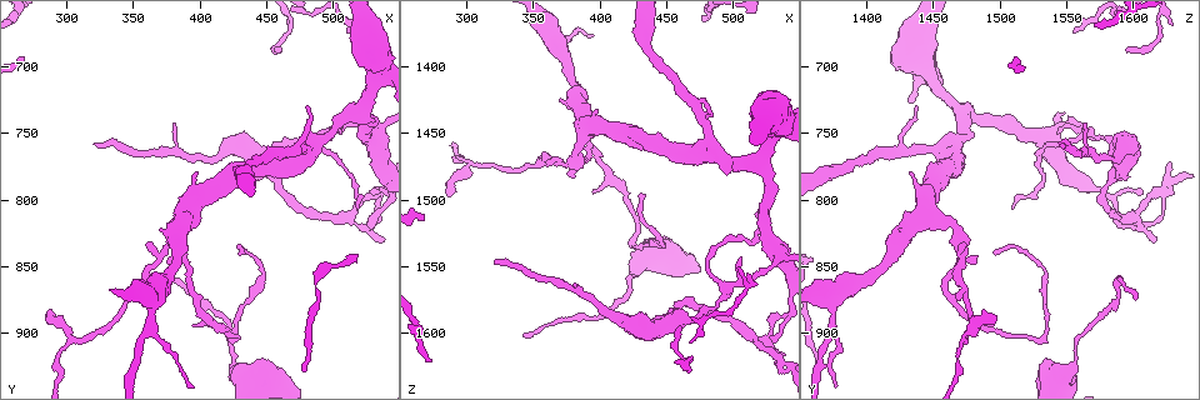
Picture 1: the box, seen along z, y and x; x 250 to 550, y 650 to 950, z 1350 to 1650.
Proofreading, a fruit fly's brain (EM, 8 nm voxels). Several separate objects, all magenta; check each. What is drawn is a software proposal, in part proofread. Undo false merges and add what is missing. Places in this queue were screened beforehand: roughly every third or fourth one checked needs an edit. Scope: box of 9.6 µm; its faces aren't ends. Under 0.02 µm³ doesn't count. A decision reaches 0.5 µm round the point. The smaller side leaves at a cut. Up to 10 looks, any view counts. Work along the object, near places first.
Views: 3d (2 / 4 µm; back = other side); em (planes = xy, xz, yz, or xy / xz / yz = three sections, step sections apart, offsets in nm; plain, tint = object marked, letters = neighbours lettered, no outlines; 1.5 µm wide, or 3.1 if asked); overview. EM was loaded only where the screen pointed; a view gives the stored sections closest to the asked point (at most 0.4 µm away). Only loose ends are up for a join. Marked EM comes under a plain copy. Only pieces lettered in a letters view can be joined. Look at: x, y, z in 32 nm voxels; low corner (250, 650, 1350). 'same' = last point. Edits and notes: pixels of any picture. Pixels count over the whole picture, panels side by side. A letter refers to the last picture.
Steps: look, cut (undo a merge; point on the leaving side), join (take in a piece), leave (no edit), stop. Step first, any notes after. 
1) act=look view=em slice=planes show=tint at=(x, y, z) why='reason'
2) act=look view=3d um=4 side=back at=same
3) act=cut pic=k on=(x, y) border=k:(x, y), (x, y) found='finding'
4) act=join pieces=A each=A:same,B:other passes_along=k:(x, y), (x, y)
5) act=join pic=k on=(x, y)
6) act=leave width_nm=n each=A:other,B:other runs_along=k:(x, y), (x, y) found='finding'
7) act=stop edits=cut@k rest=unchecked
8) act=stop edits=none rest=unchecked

act=look view=3d um=4 at=(514, 816, 1602) why='three-way junction'

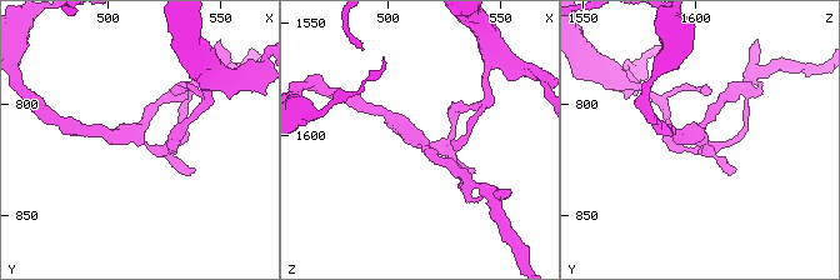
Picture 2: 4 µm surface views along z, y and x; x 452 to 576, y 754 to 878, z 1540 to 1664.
act=look view=em slice=planes show=letters at=(514, 815, 1603) why='now the EM'

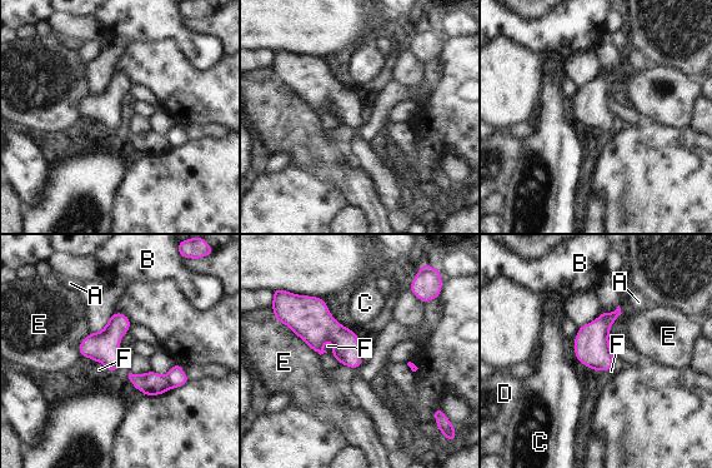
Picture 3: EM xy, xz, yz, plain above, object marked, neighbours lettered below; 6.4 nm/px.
act=cut pic=3 on=(150, 383) each=A:other,B:other,C:other,D:other,E:other,F:other border=3:(164, 377), (171, 387) found='two cells meet here'

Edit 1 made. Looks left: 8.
act=look view=3d um=4 at=(426, 914, 1558) why='thick turns thin'

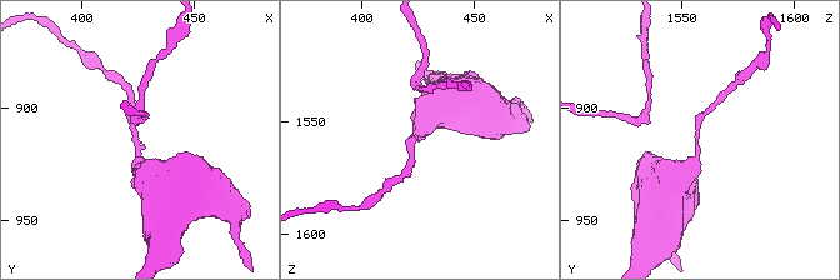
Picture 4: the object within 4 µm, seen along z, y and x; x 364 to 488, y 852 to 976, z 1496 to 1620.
act=look view=em slice=xy step=4 show=letters at=(424, 912, 1556)

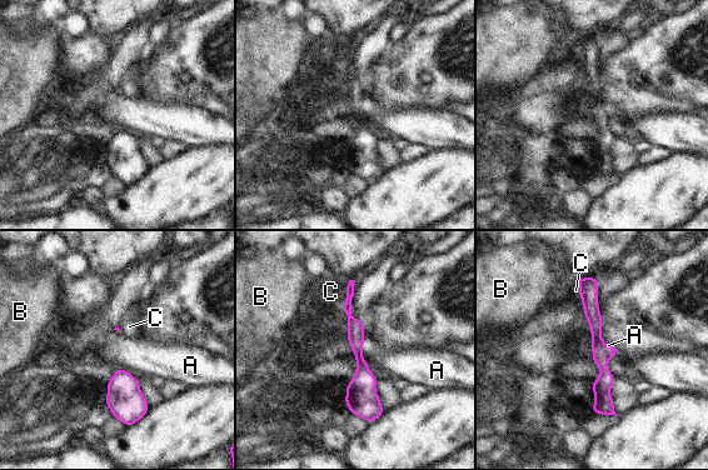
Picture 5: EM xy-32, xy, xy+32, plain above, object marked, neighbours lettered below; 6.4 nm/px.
act=leave longest_contact=C:200nm each=A:other,B:other,C:other runs_along=5:(584, 280), (603, 364), (599, 400) found='continuous, no second cell'

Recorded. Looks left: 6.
act=look view=em slice=planes show=letters at=(340, 874, 1602) why='free end'

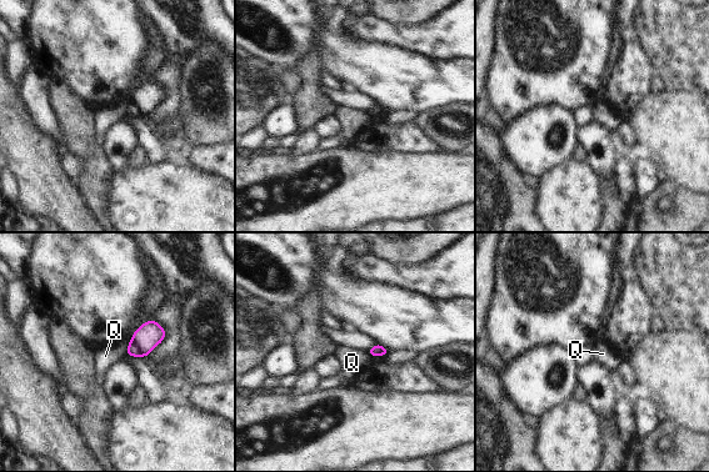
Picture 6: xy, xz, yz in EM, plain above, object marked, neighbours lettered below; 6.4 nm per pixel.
act=leave each=Q:other border=6:(128, 344), (125, 354) found='none of them fits'

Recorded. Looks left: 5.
act=look view=em slice=planes show=tint at=(380, 826, 1470) why='three-way junction'

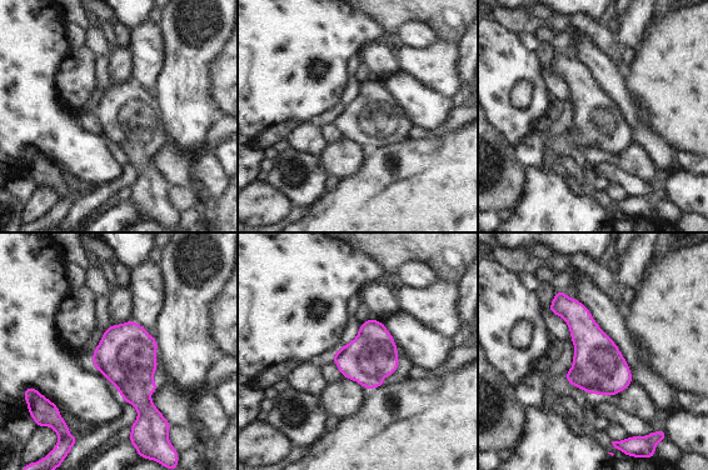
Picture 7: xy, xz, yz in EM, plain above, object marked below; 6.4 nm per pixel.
act=look view=em slice=planes show=letters at=same why='what lies round it'

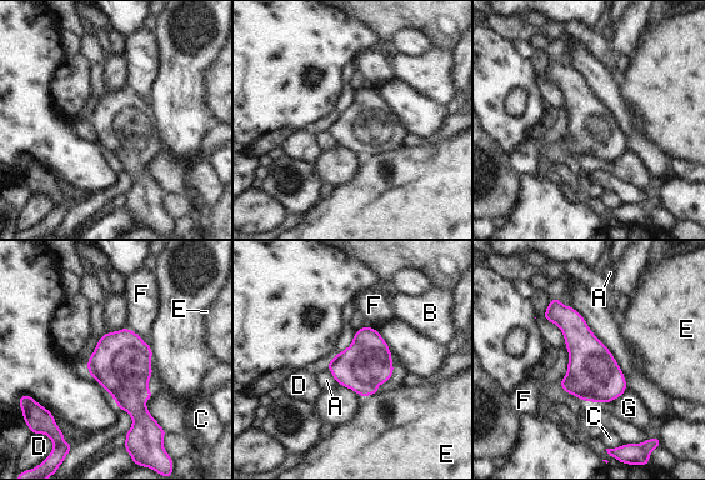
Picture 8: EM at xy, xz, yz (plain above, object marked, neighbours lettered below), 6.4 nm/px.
act=leave each=A:other,B:other,C:other,D:other,E:other,F:other,G:other border=8:(326, 366), (338, 384) found='all the same cell'

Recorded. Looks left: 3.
act=stop edits=cut@3 rest=unchecked

